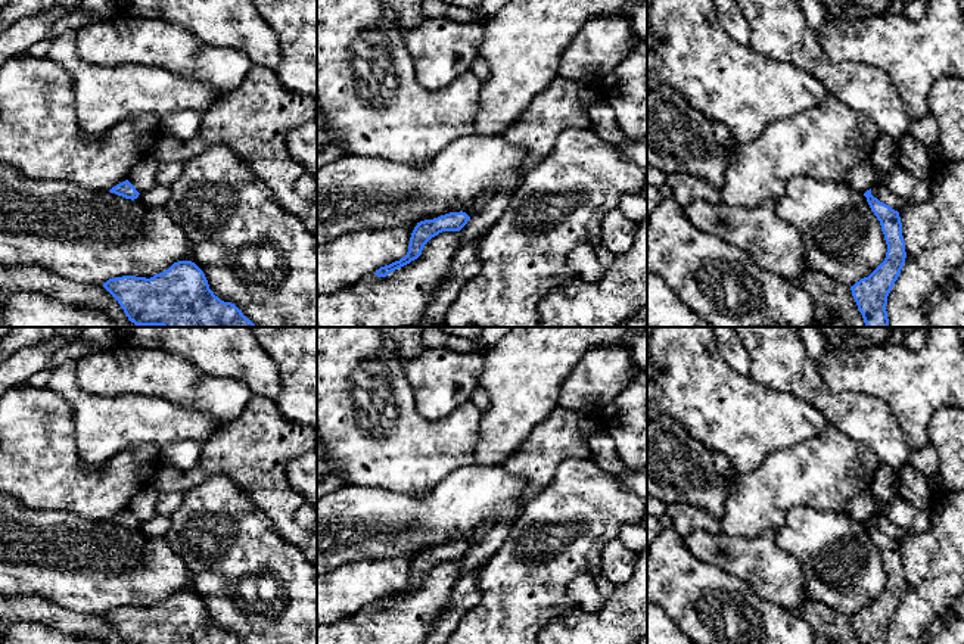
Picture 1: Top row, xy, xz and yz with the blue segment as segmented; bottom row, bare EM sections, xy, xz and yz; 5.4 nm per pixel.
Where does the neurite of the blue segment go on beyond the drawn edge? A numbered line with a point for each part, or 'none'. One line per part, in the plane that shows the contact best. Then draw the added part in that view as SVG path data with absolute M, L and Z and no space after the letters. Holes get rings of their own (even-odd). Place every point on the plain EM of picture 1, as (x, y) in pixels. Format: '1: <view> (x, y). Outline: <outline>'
none

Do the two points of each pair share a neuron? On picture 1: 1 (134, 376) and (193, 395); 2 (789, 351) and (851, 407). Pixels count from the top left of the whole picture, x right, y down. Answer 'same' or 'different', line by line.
1: same
2: same

